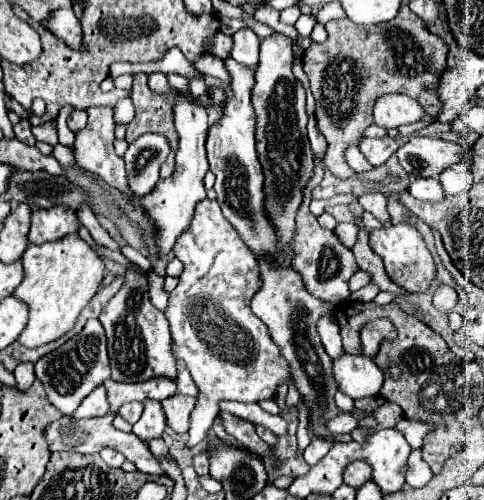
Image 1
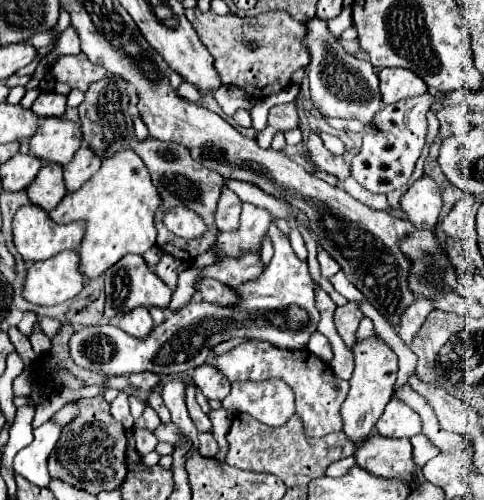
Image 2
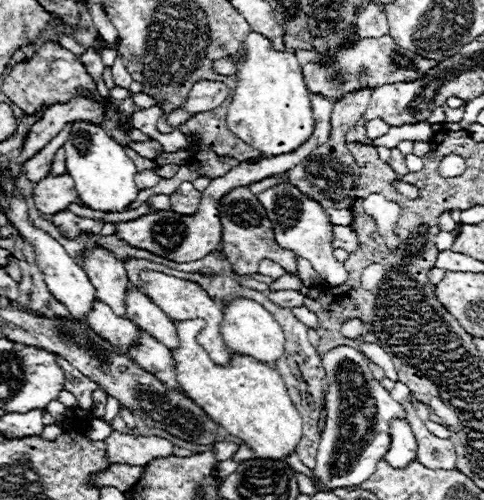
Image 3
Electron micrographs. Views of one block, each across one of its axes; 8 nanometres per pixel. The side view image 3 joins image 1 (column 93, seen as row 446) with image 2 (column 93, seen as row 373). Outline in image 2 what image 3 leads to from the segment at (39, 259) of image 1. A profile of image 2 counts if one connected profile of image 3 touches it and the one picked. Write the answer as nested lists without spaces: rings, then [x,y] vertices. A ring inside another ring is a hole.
[[[122,150],[122,152],[116,152],[116,156],[106,158],[100,170],[80,190],[68,192],[64,200],[56,206],[56,210],[50,212],[50,216],[58,224],[66,224],[72,220],[86,220],[86,236],[78,248],[80,270],[84,272],[86,278],[96,278],[126,254],[144,254],[148,248],[156,244],[158,232],[154,226],[154,214],[158,206],[160,206],[160,194],[152,184],[148,168],[144,168],[144,162],[132,150]]]

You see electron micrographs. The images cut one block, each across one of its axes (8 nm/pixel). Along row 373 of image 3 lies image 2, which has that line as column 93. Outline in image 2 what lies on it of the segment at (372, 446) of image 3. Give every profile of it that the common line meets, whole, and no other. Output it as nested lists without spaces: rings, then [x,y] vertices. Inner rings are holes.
[[[270,224],[268,234],[274,242],[274,258],[258,280],[238,286],[234,292],[238,302],[222,306],[206,300],[192,300],[184,308],[174,310],[162,324],[154,326],[146,338],[134,338],[118,326],[86,326],[70,338],[70,356],[78,366],[102,372],[106,376],[156,372],[174,374],[202,366],[210,350],[230,338],[264,340],[278,348],[304,348],[310,334],[316,330],[320,314],[314,306],[314,280],[308,274],[308,264],[296,256],[284,234]]]

